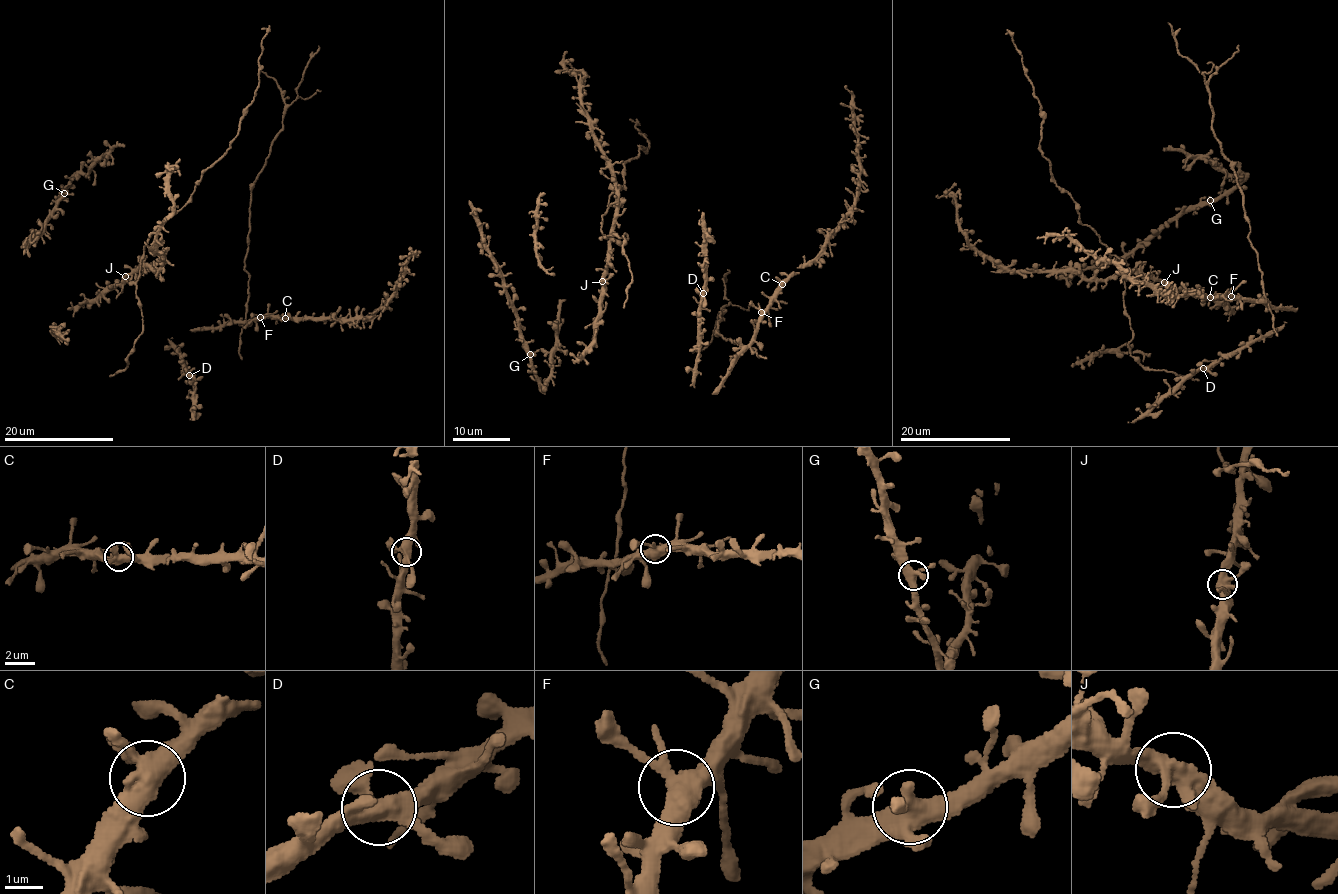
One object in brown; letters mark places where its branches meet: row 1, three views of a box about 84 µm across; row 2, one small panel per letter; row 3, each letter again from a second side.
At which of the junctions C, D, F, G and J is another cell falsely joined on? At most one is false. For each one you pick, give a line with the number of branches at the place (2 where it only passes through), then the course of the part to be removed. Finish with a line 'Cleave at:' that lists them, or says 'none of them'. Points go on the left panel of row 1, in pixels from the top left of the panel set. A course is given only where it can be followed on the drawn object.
Cleave at: none of them

